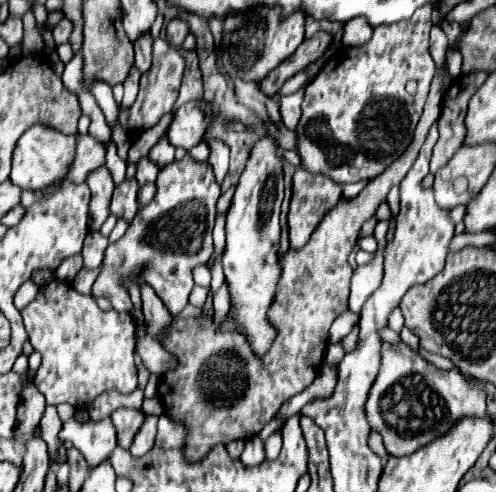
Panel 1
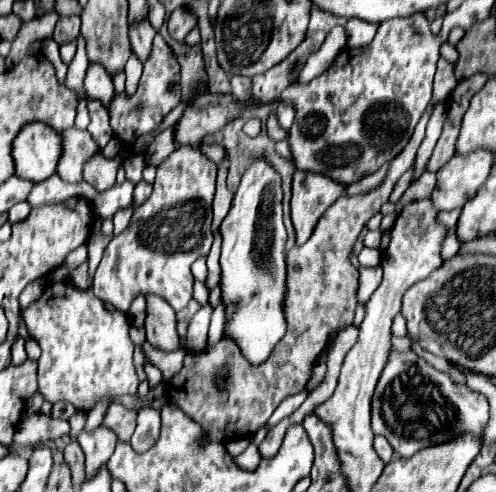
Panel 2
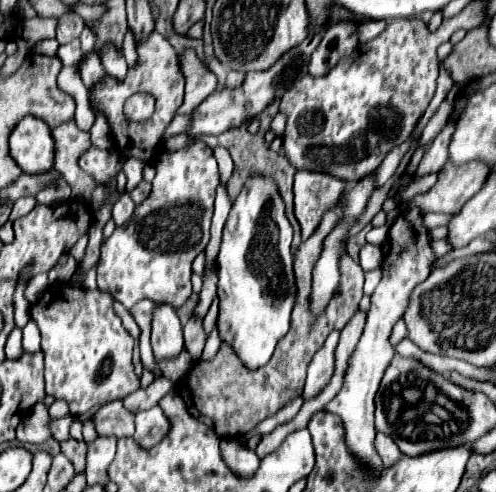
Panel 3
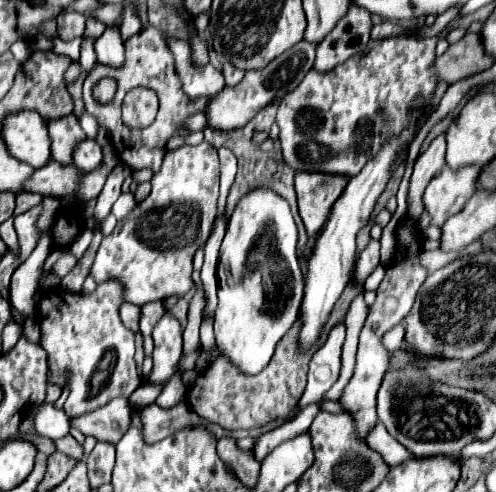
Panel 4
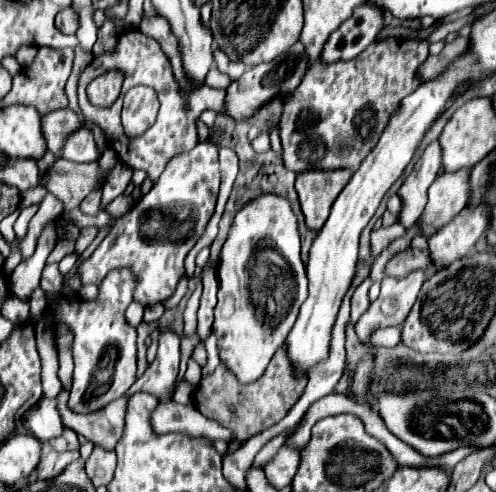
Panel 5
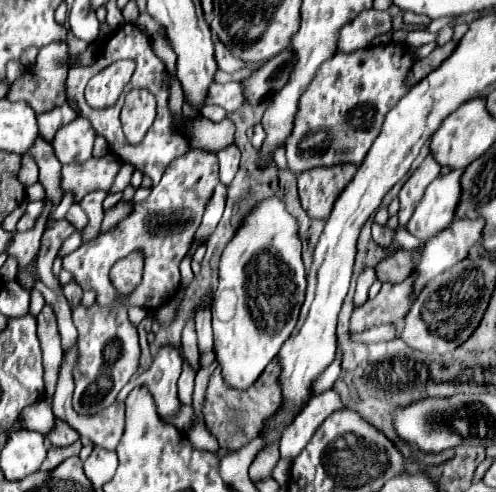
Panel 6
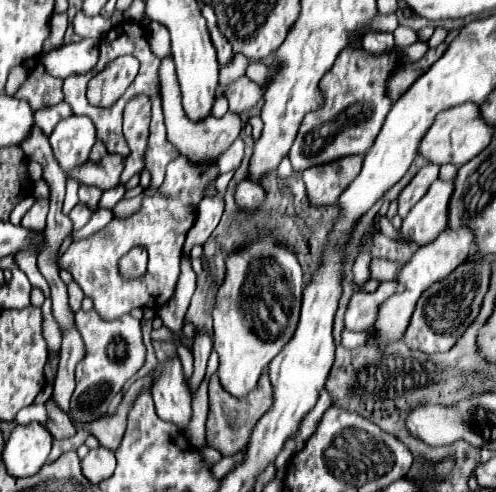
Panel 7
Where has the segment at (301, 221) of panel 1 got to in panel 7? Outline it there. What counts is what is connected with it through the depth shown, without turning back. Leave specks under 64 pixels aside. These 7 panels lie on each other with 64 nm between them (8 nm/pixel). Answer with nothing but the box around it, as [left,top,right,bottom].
[302,156,364,204]

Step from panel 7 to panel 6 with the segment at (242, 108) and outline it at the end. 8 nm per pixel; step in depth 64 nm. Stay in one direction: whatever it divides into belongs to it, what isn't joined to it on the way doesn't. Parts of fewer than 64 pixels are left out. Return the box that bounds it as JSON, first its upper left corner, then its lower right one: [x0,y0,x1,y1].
[206,82,248,112]

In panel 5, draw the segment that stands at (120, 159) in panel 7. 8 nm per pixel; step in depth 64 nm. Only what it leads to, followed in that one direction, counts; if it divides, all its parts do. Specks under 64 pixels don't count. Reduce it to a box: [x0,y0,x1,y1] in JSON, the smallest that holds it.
[40,160,104,212]

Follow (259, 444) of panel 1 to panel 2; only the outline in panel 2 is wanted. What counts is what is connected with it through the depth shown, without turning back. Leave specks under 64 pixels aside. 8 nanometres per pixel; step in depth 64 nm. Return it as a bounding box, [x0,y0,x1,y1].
[234,444,260,470]

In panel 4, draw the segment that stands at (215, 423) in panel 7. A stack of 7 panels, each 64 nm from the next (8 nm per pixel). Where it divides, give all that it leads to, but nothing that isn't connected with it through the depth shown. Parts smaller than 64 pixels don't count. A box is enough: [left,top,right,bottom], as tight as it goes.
[186,332,312,430]

